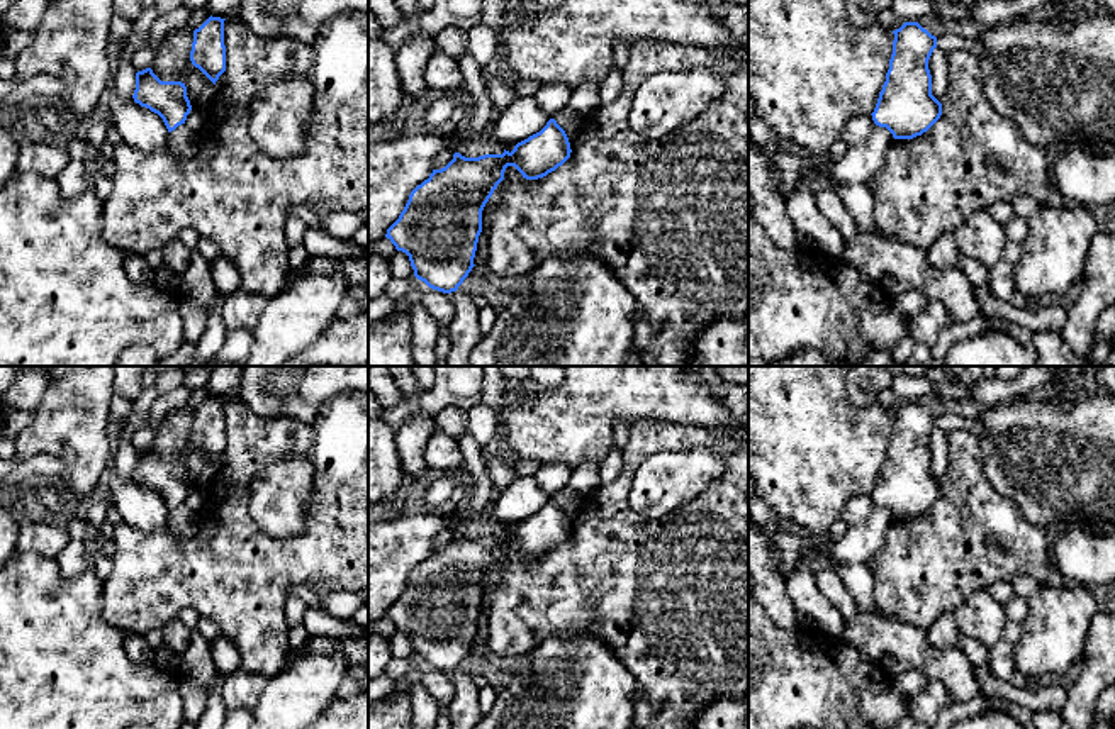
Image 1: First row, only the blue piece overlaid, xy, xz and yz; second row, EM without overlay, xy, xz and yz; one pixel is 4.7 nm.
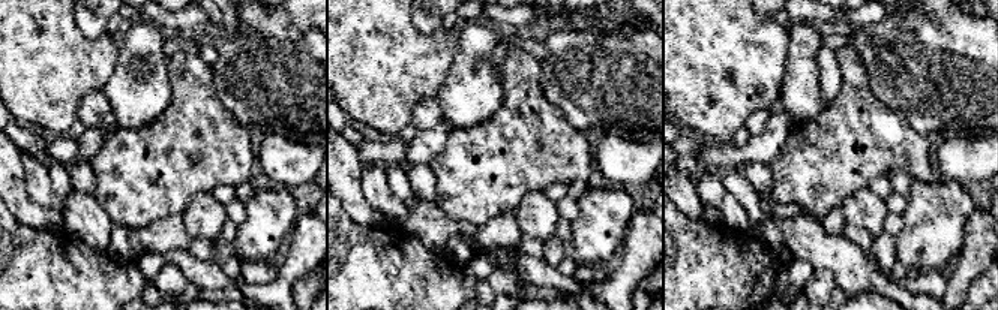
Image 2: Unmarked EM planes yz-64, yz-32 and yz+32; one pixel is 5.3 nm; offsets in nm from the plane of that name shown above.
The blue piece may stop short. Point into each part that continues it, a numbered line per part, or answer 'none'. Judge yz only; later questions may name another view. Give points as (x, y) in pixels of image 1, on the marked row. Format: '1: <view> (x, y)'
none

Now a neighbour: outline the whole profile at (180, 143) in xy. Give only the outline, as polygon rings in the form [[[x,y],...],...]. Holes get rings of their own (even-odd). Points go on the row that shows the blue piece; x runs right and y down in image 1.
[[[185,124],[168,132],[166,149],[176,161],[190,161],[195,156],[195,132]]]

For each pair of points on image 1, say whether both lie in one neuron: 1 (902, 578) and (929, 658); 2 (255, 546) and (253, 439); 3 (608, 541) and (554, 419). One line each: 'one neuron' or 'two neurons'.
1: two neurons
2: one neuron
3: two neurons

